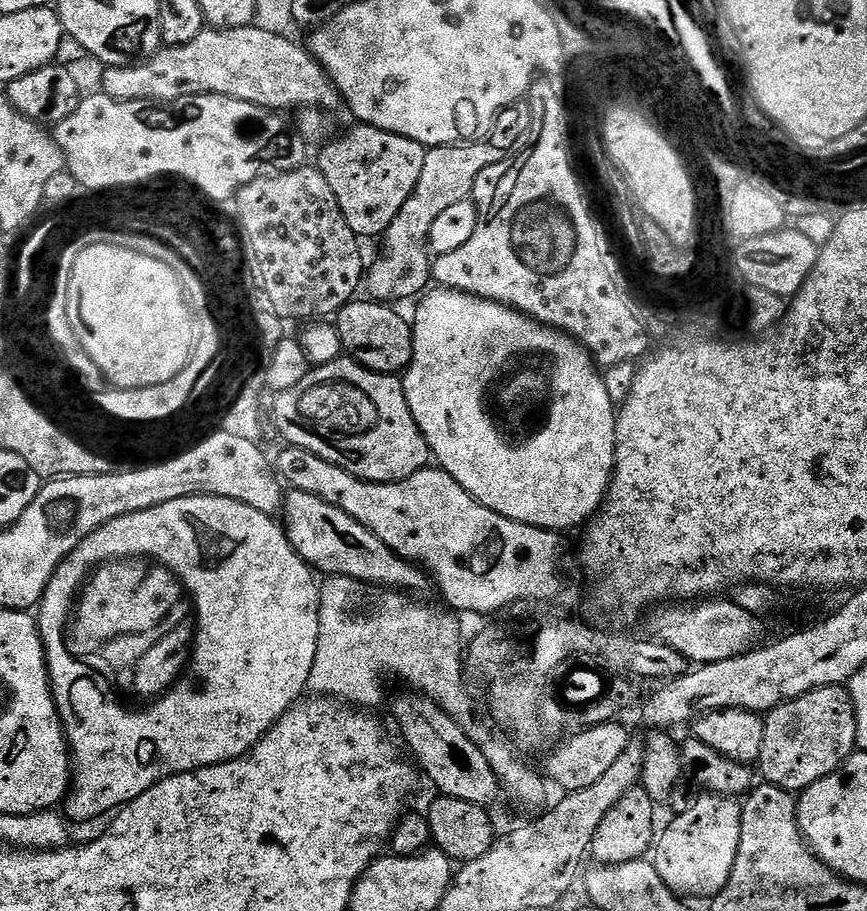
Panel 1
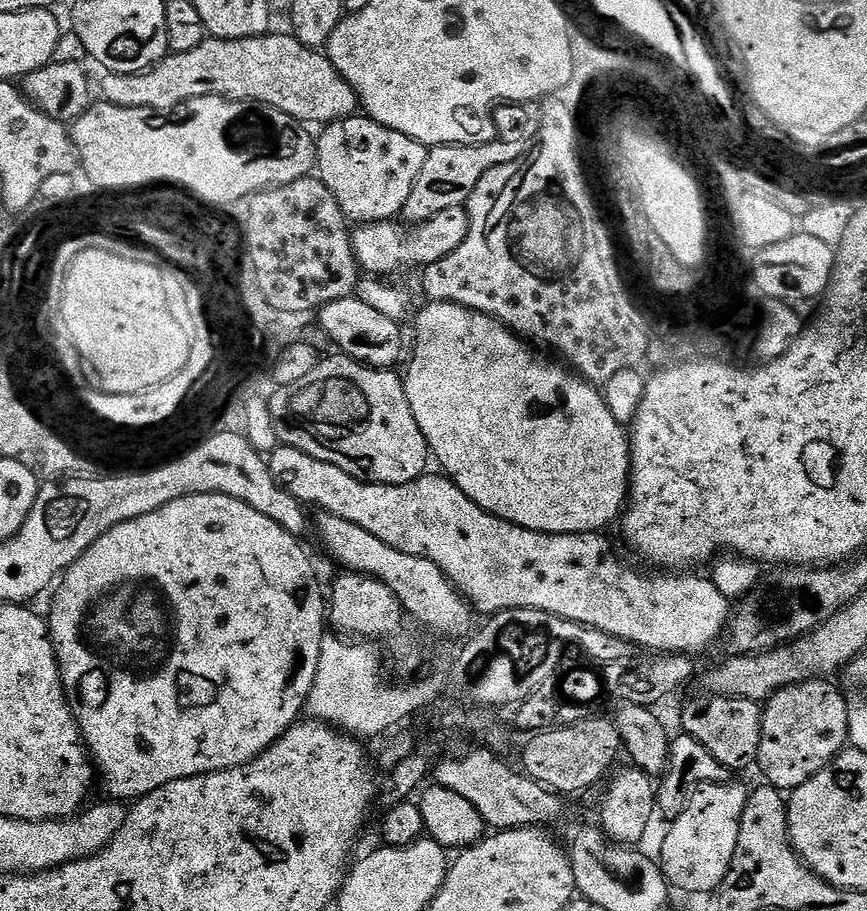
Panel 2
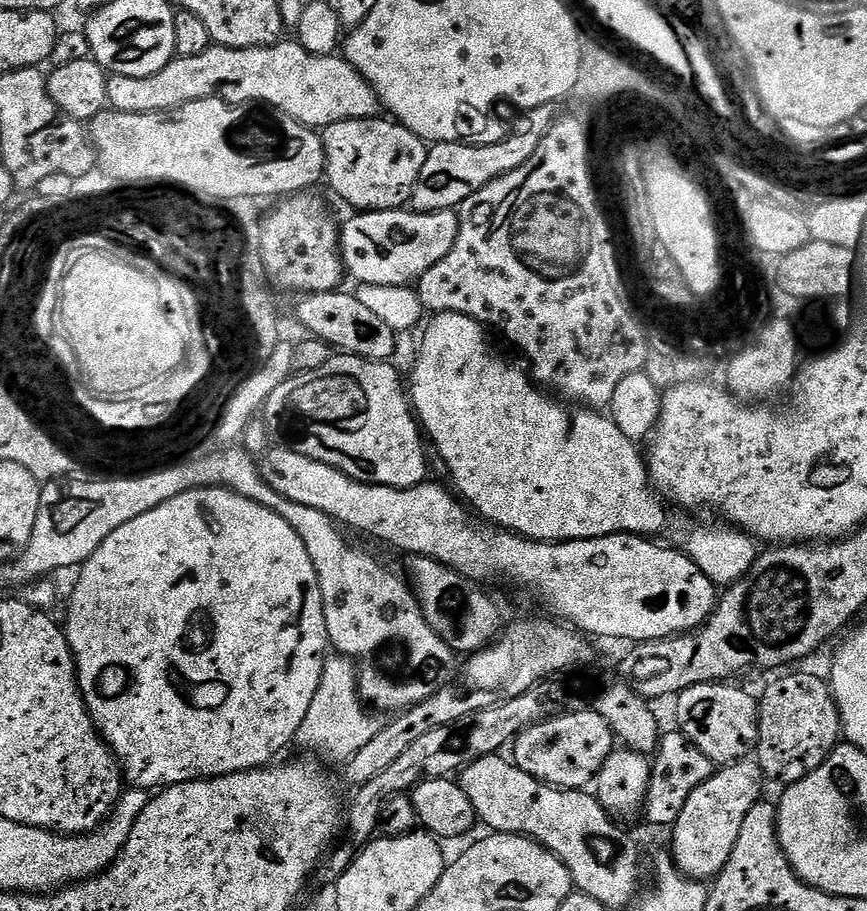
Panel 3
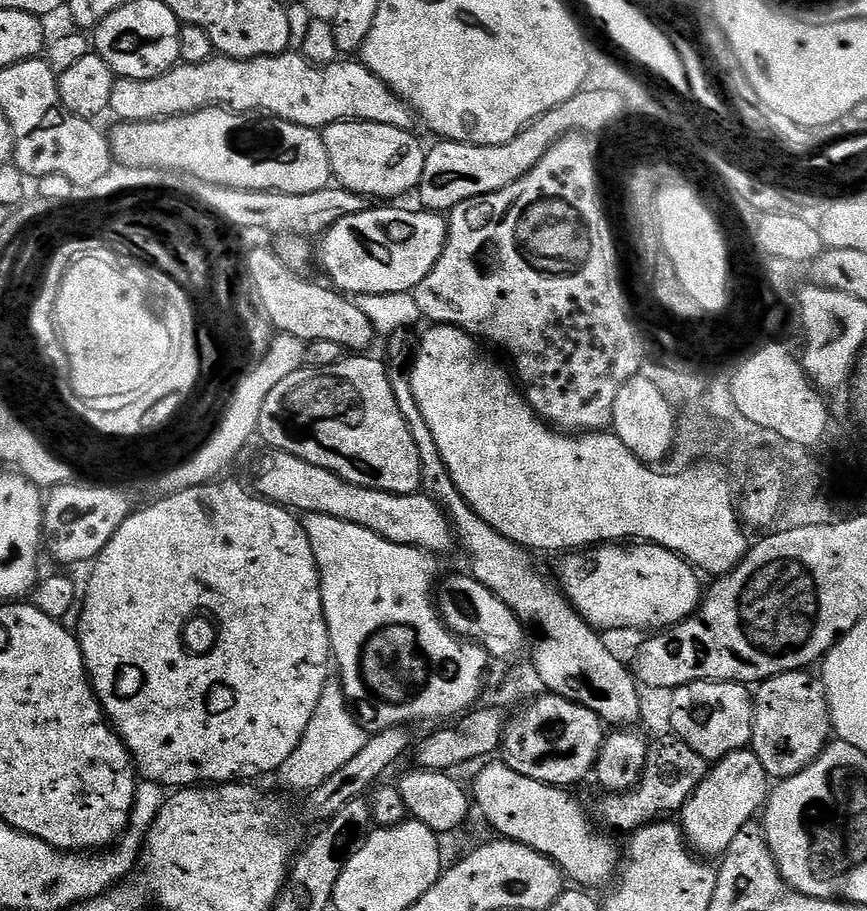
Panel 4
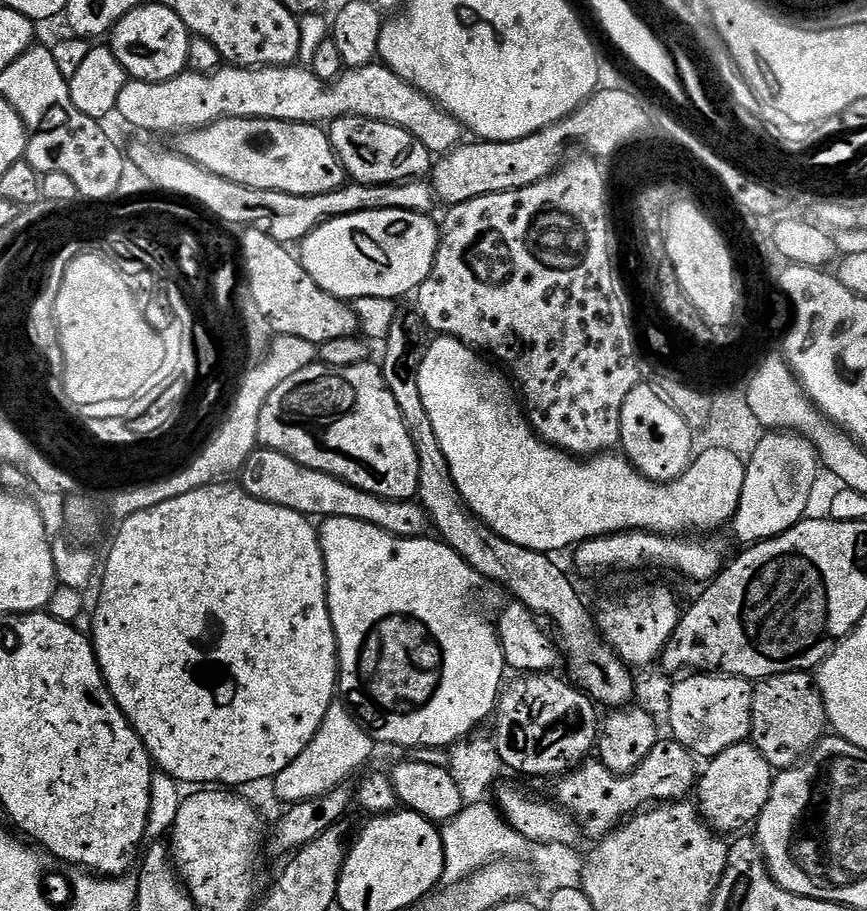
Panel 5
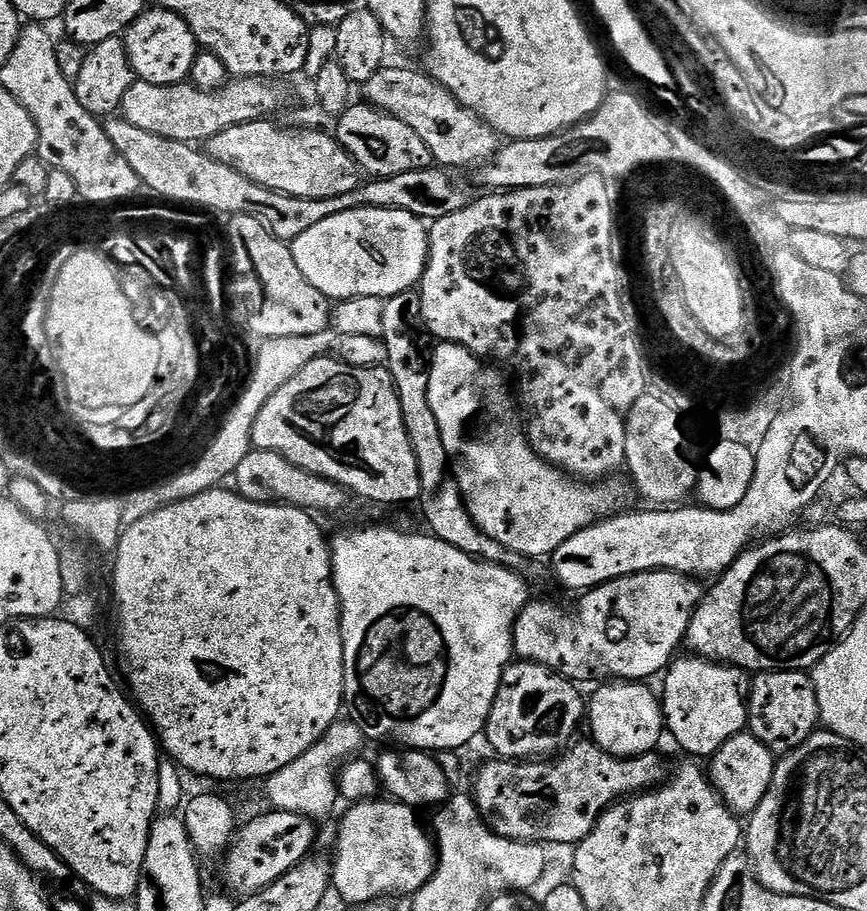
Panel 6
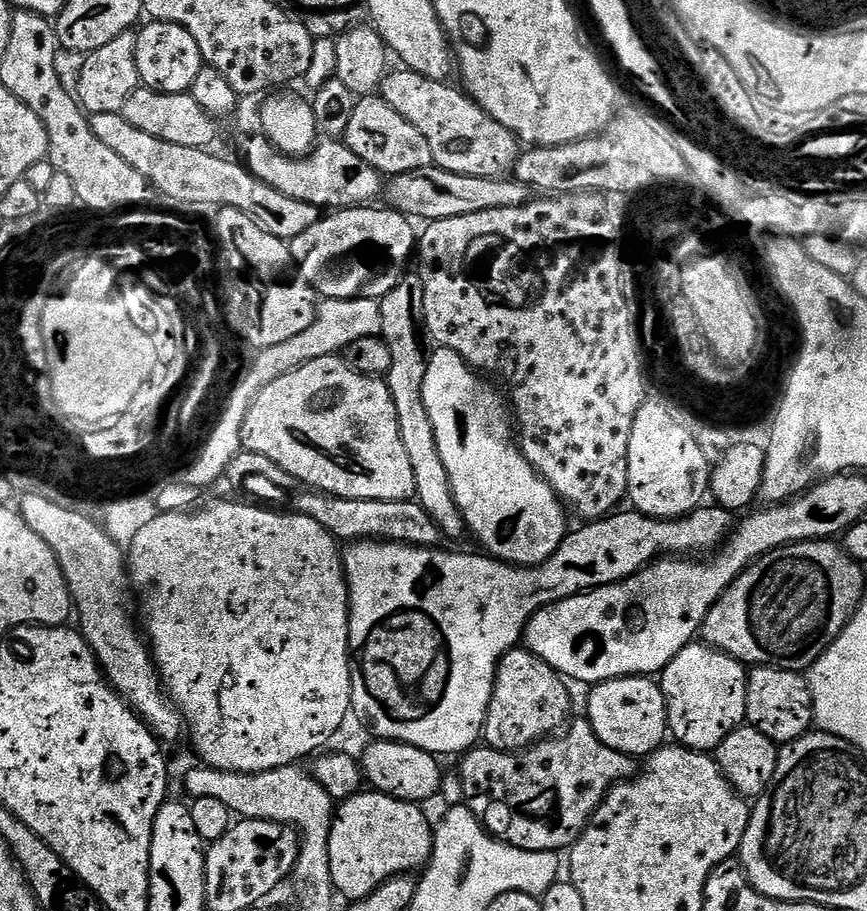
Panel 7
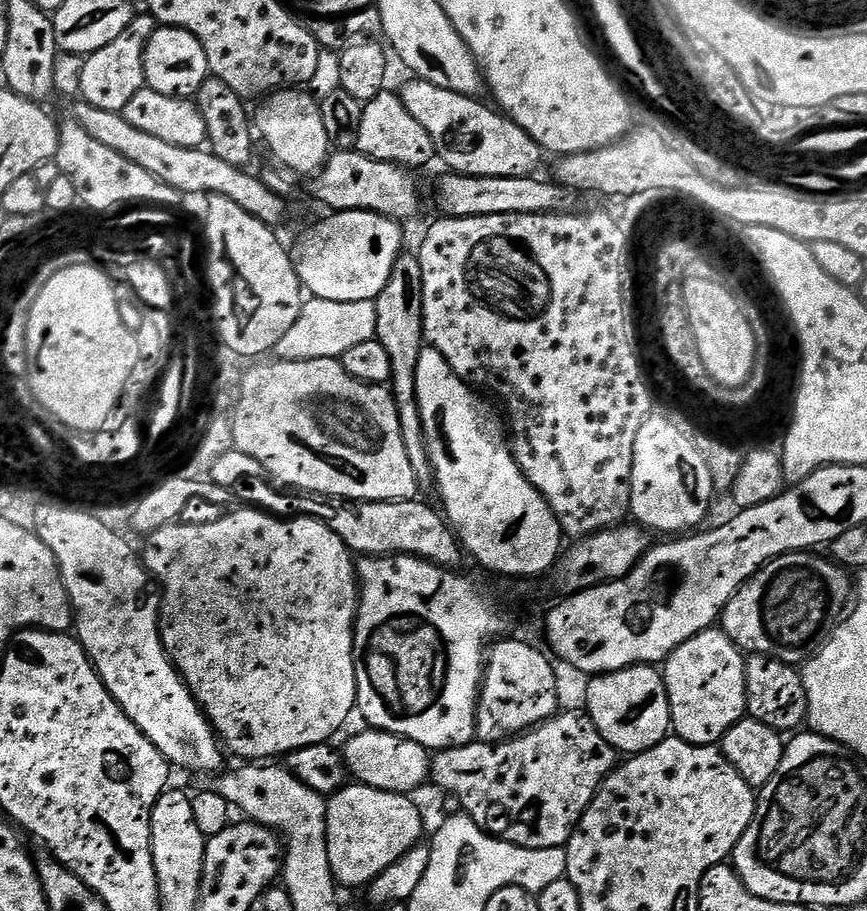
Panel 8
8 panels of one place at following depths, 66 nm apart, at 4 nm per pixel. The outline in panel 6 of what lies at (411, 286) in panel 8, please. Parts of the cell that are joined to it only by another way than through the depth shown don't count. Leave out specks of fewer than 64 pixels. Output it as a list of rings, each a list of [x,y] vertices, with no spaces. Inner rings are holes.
[[[406,291],[384,300],[380,339],[386,346],[388,355],[386,367],[392,375],[392,384],[396,388],[398,402],[402,406],[402,422],[406,426],[406,434],[410,438],[414,458],[418,462],[420,483],[418,507],[424,515],[425,522],[428,523],[427,531],[442,542],[462,550],[462,554],[470,554],[476,560],[501,564],[521,574],[527,573],[529,557],[502,546],[502,542],[494,542],[490,534],[486,534],[476,525],[470,510],[464,505],[460,483],[456,480],[448,451],[442,442],[442,430],[438,430],[438,418],[434,418],[434,410],[430,410],[428,397],[430,352],[427,347],[424,349],[424,344],[420,341],[420,332],[422,336],[424,331],[424,320],[420,316],[419,291]]]

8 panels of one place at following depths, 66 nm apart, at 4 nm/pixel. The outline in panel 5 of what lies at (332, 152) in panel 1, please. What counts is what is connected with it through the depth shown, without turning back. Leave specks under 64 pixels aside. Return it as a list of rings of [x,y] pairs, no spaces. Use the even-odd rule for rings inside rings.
[[[343,116],[342,118],[331,121],[330,127],[327,129],[327,134],[332,139],[332,145],[342,162],[345,173],[355,183],[403,184],[405,180],[427,177],[432,171],[434,163],[433,153],[428,152],[426,146],[422,146],[422,142],[418,142],[418,138],[414,138],[414,134],[410,134],[393,124],[378,122],[377,120],[367,120],[361,116]]]

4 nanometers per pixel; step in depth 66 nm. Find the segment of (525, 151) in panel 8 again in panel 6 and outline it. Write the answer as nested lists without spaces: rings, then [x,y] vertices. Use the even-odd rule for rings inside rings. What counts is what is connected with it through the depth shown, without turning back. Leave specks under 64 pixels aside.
[[[385,66],[363,84],[362,92],[363,99],[373,108],[398,118],[398,122],[406,122],[406,126],[410,126],[410,130],[426,142],[433,161],[445,169],[483,165],[491,161],[502,147],[501,137],[496,131],[470,109],[459,104],[427,71]]]

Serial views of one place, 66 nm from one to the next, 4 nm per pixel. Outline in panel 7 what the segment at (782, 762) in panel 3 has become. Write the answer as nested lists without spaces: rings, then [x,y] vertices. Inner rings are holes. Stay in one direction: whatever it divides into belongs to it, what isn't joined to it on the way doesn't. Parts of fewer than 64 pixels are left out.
[[[756,666],[748,672],[746,690],[746,720],[766,738],[783,746],[802,738],[813,727],[812,691],[801,673],[785,668]]]

